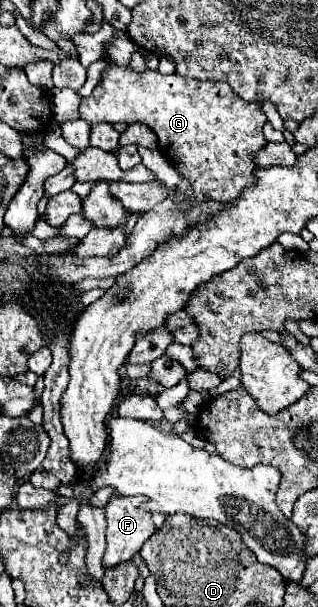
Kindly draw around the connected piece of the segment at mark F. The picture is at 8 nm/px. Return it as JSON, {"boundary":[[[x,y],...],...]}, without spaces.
{"boundary":[[[115,497],[103,507],[107,517],[107,549],[103,565],[115,567],[131,561],[143,543],[155,533],[151,513],[143,511],[139,507],[141,503],[143,497]]]}

